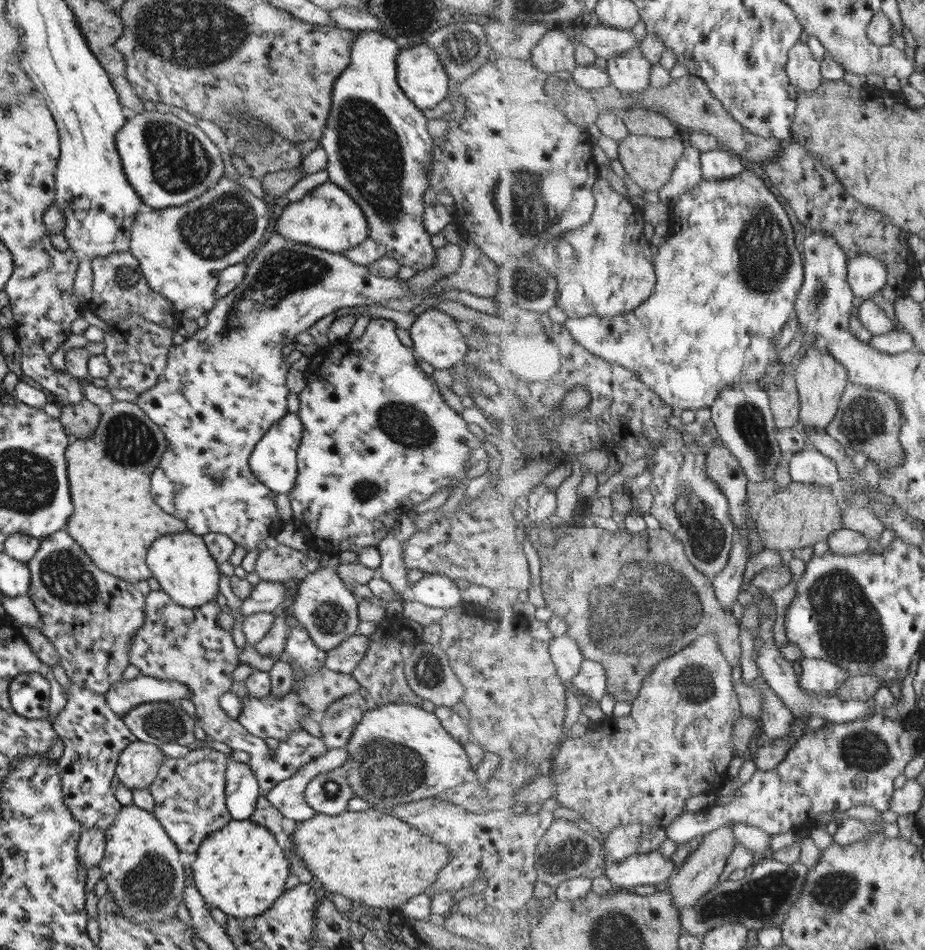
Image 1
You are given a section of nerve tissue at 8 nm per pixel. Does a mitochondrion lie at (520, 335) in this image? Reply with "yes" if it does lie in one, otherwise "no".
yes

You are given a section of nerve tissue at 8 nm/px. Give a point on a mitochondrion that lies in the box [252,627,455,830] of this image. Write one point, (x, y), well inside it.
(392, 769)

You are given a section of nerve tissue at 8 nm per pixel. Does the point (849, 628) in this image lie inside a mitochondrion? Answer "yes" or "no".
yes

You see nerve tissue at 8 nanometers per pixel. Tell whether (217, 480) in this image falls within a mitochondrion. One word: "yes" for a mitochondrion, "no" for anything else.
no

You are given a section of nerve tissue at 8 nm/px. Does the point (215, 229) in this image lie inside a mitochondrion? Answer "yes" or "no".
yes

